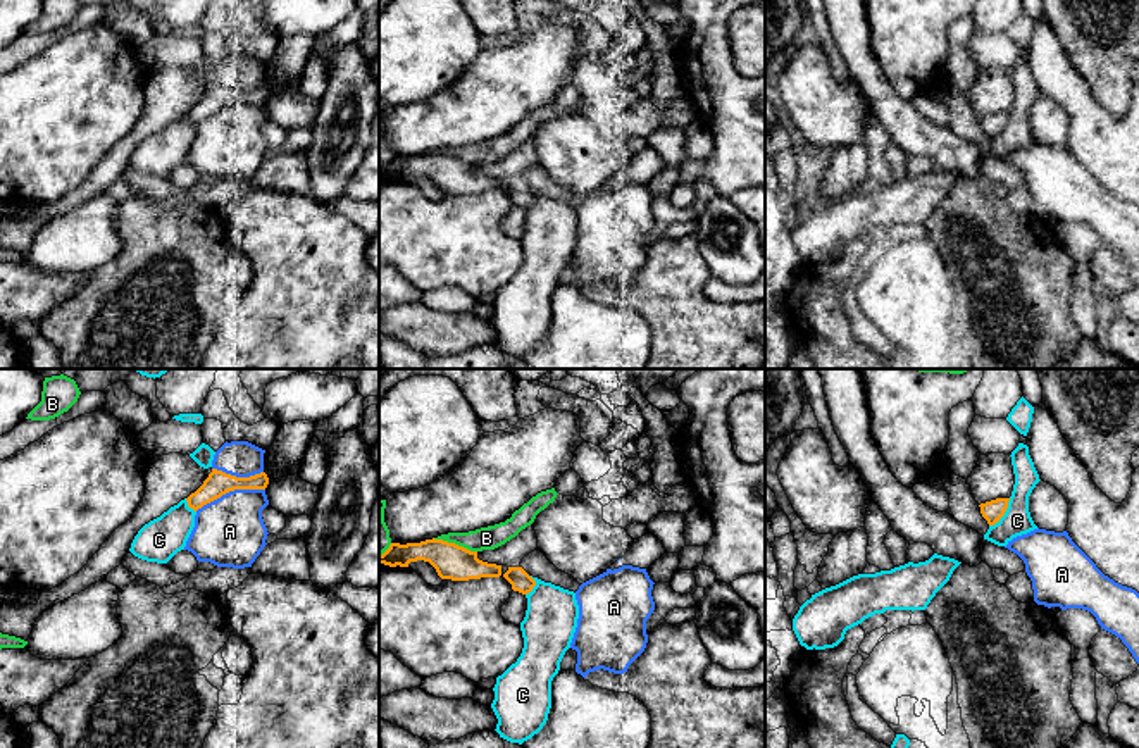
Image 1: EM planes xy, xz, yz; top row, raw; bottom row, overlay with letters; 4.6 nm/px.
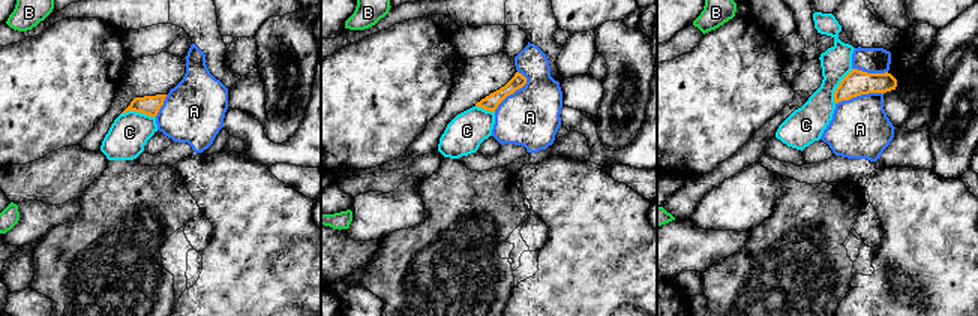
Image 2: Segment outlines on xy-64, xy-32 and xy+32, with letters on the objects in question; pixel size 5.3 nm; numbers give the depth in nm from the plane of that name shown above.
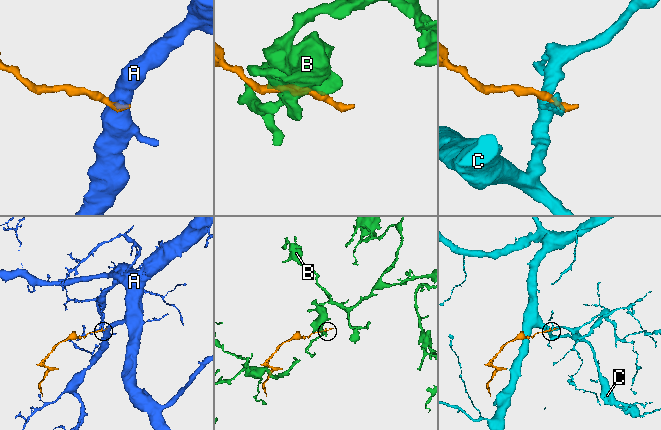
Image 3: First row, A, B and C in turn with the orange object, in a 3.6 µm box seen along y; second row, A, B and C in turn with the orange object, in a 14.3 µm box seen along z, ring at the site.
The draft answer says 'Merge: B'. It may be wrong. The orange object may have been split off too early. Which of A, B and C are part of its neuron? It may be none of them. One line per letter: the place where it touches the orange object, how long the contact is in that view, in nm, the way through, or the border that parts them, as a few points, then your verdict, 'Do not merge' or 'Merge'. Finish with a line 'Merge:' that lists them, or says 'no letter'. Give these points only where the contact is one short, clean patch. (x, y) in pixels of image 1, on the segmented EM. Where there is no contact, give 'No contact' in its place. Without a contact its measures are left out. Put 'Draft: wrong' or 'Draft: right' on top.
Draft: wrong
A: Touches orange at xy (230, 490). Shared border 340 nm. Do not merge
B: Touches orange at xz (454, 543). Shared border 220 nm. Do not merge
C: Touches orange at yz (1003, 514). Shared border 170 nm. Do not merge
Merge: no letter

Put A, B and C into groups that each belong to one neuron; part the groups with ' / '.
A / B / C

